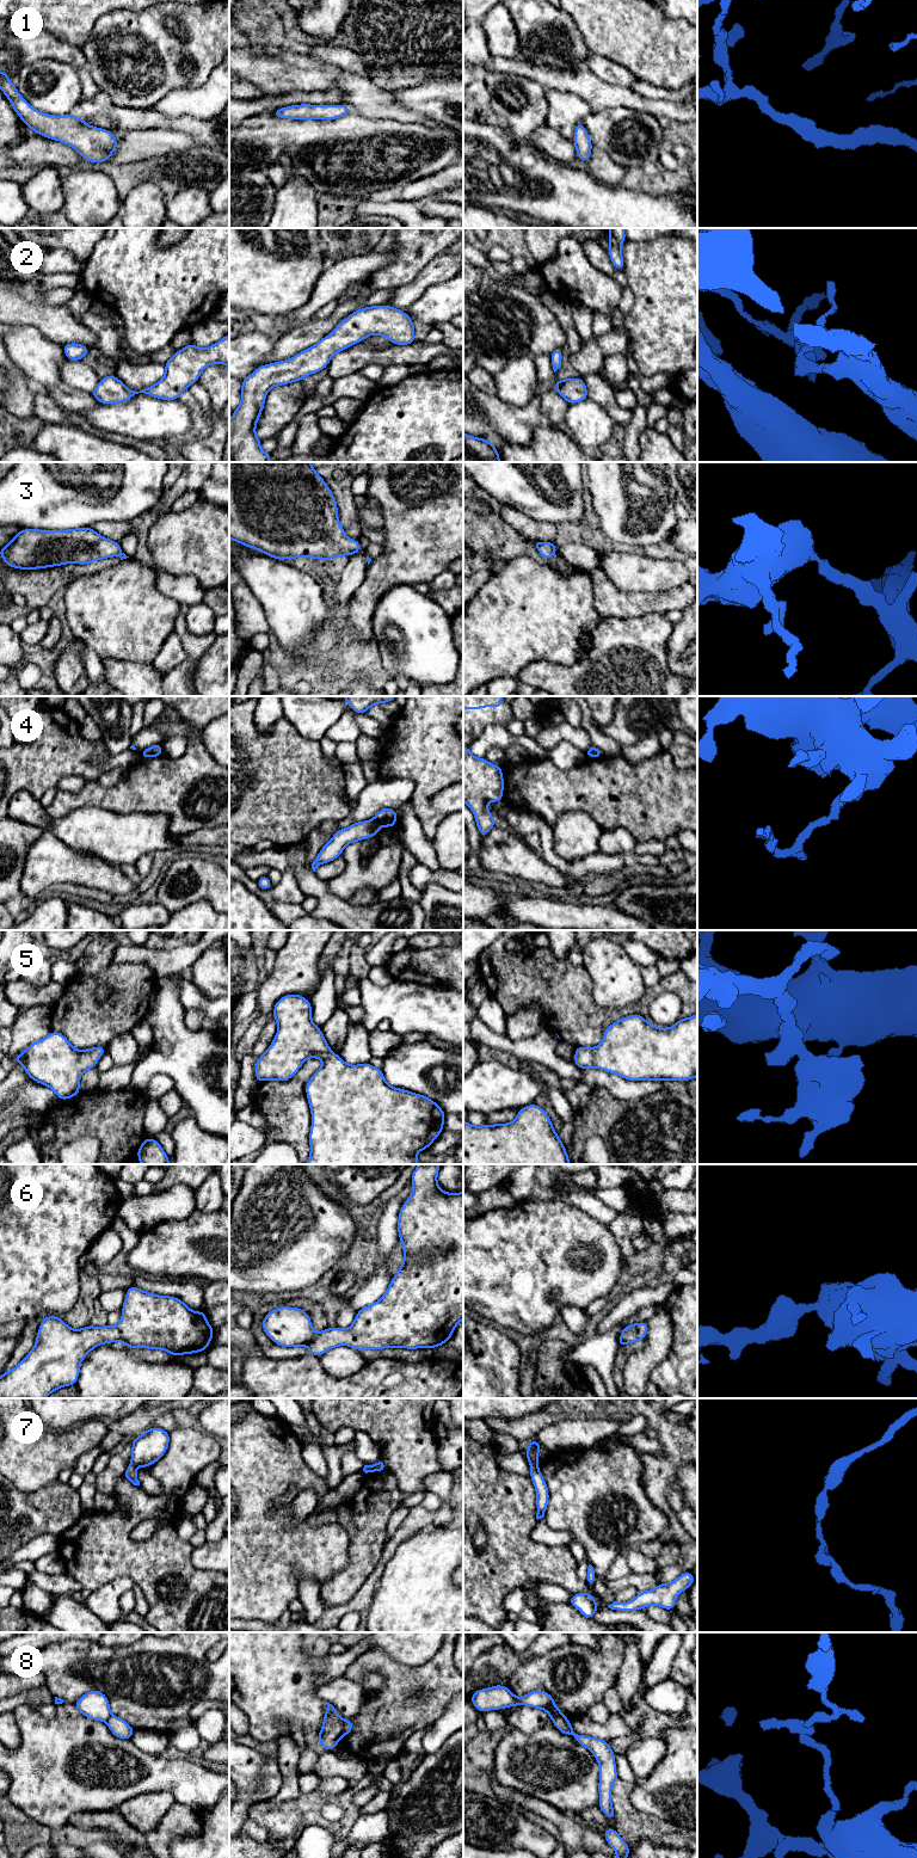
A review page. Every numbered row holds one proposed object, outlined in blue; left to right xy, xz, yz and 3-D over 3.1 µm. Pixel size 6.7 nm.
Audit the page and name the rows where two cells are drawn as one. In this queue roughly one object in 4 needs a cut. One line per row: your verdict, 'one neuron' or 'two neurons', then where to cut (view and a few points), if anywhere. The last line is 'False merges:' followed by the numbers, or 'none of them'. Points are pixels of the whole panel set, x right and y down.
1: one neuron; no cut
2: one neuron; no cut
3: one neuron; no cut
4: two neurons; cut in xz along (373, 819), (380, 824)
5: one neuron; no cut
6: one neuron; no cut
7: two neurons; cut in yz along (530, 1463), (537, 1464)
8: two neurons; cut in xz along (345, 1720), (343, 1734)
False merges: 4, 7, 8

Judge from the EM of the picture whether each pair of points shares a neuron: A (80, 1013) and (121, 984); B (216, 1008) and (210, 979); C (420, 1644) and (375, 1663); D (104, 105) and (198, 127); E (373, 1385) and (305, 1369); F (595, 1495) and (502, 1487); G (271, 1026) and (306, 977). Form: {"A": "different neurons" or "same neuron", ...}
{"A": "same neuron", "B": "different neurons", "C": "different neurons", "D": "same neuron", "E": "same neuron", "F": "different neurons", "G": "different neurons"}

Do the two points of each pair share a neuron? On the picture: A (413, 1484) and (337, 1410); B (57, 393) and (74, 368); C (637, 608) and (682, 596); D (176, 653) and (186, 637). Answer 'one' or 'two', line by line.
A: one
B: two
C: one
D: two

